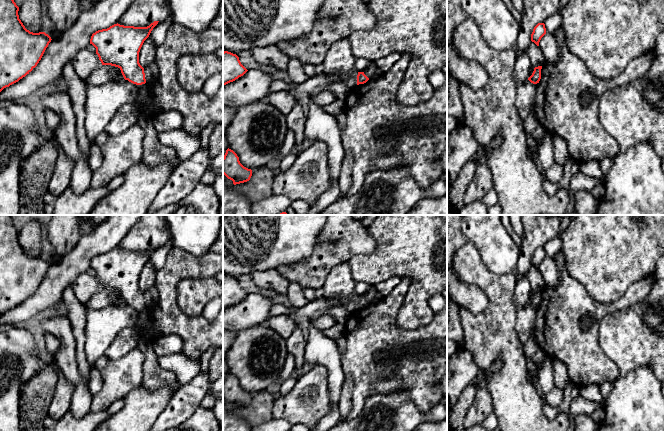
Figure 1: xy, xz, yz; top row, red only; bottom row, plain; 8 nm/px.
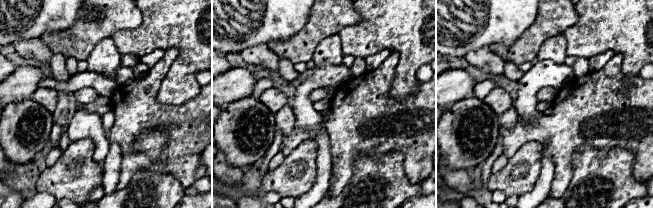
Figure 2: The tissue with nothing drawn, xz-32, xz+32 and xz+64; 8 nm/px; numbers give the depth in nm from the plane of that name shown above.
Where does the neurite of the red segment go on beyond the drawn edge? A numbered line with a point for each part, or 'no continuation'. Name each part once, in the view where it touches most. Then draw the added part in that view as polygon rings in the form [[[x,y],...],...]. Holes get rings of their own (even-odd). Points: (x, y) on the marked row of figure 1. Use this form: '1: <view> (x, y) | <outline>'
no continuation

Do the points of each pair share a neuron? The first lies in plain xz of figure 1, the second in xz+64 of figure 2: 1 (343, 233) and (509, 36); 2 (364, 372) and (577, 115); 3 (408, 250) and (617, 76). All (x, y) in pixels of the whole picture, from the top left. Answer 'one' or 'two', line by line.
1: two
2: one
3: two

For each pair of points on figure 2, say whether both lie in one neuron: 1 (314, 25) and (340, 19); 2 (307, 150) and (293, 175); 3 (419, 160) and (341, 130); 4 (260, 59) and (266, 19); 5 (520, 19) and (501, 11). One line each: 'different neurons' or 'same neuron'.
1: same neuron
2: same neuron
3: same neuron
4: different neurons
5: same neuron

